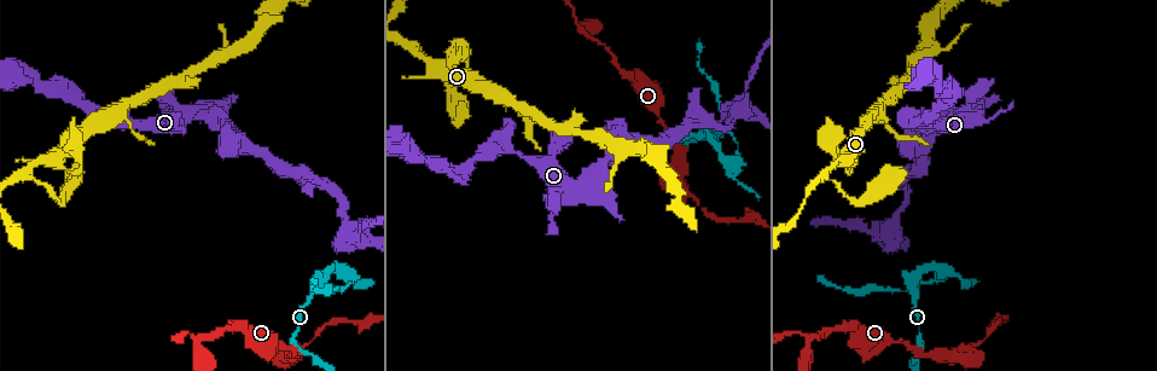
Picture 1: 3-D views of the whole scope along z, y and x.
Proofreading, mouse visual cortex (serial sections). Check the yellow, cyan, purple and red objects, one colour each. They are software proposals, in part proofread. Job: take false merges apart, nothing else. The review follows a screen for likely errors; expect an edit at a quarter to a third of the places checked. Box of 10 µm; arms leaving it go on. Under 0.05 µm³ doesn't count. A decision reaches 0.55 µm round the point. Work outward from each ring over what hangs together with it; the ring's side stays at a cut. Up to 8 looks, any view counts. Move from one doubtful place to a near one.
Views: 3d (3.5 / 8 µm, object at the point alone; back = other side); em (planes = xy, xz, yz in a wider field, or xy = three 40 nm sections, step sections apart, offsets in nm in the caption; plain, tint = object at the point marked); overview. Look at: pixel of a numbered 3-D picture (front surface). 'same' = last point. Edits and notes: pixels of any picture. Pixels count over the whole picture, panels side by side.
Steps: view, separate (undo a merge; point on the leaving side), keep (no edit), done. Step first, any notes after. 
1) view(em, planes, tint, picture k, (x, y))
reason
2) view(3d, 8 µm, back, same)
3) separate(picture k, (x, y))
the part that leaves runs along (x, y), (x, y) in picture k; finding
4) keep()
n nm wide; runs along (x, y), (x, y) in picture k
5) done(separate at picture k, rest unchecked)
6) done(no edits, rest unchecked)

view(3d, 3.5 µm, picture 1, (923, 136))
branch point

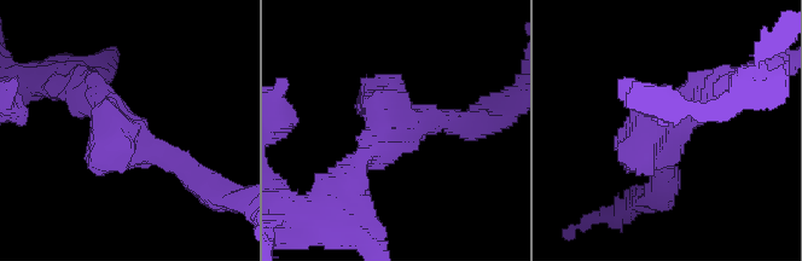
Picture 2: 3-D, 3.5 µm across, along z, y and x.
view(em, xy, step 5, tint, picture 2, (392, 122))
now the EM

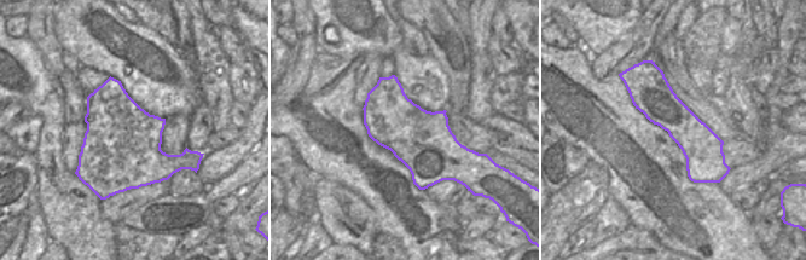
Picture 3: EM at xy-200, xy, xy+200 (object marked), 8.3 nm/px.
view(em, planes, tint, same)
another direction

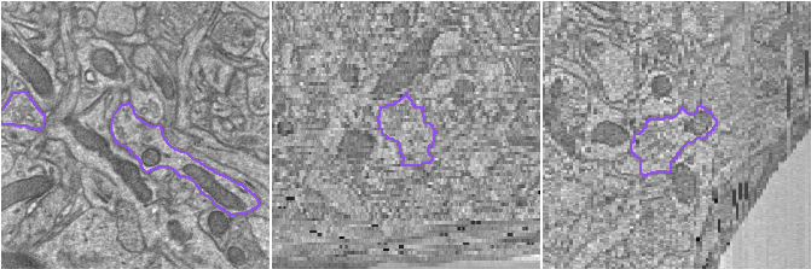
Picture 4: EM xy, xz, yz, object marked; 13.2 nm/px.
keep()
500 nm wide; runs along (79, 87), (141, 146), (186, 168) in picture 2; all the same cell

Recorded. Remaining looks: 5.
view(3d, 8 µm, picture 1, (726, 127))
abrupt turn

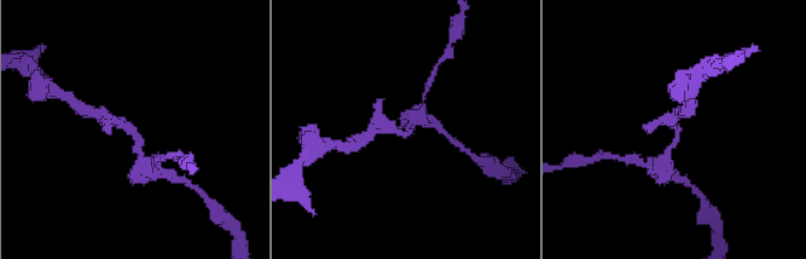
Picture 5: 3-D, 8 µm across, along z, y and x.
view(em, xy, step 1, tint, same)
arms of 250, 300 nm; need the tissue

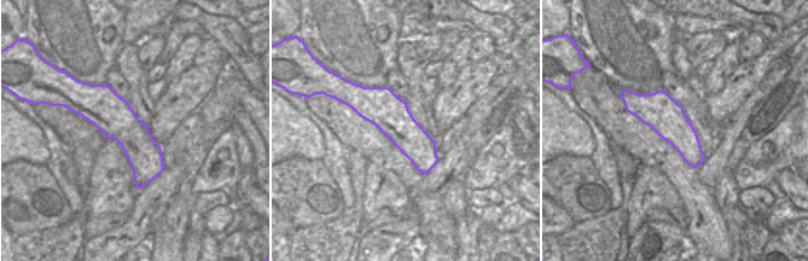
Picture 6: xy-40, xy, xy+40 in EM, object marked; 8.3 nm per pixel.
keep()
all the same cell

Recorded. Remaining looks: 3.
view(3d, 3.5 µm, back, picture 1, (812, 337))
three arms meet

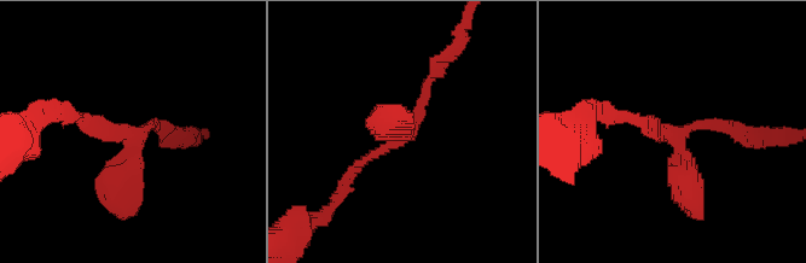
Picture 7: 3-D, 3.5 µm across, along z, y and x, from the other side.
view(em, xy, step 2, tint, picture 7, (399, 142))
3 arms; arms of 150, 150, 400 nm; shape alone is not enough

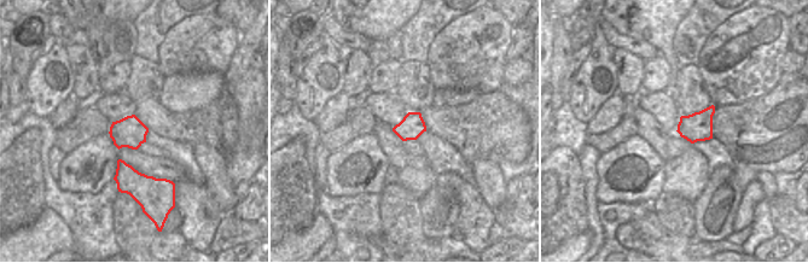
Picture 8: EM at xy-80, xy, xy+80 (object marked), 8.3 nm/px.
keep()
runs along (622, 115), (678, 145), (694, 204) in picture 7; one cell here

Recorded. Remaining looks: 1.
done(no edits, rest unchecked)

